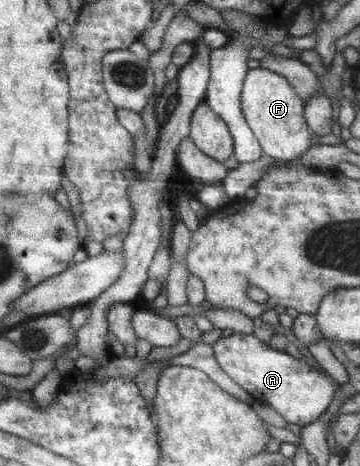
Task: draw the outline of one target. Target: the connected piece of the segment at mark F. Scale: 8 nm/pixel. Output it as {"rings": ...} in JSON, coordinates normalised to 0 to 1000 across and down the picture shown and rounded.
{"rings":[[[728,146],[692,148],[672,172],[664,212],[683,266],[731,333],[806,348],[861,318],[864,281],[839,251],[842,219],[778,159]]]}

